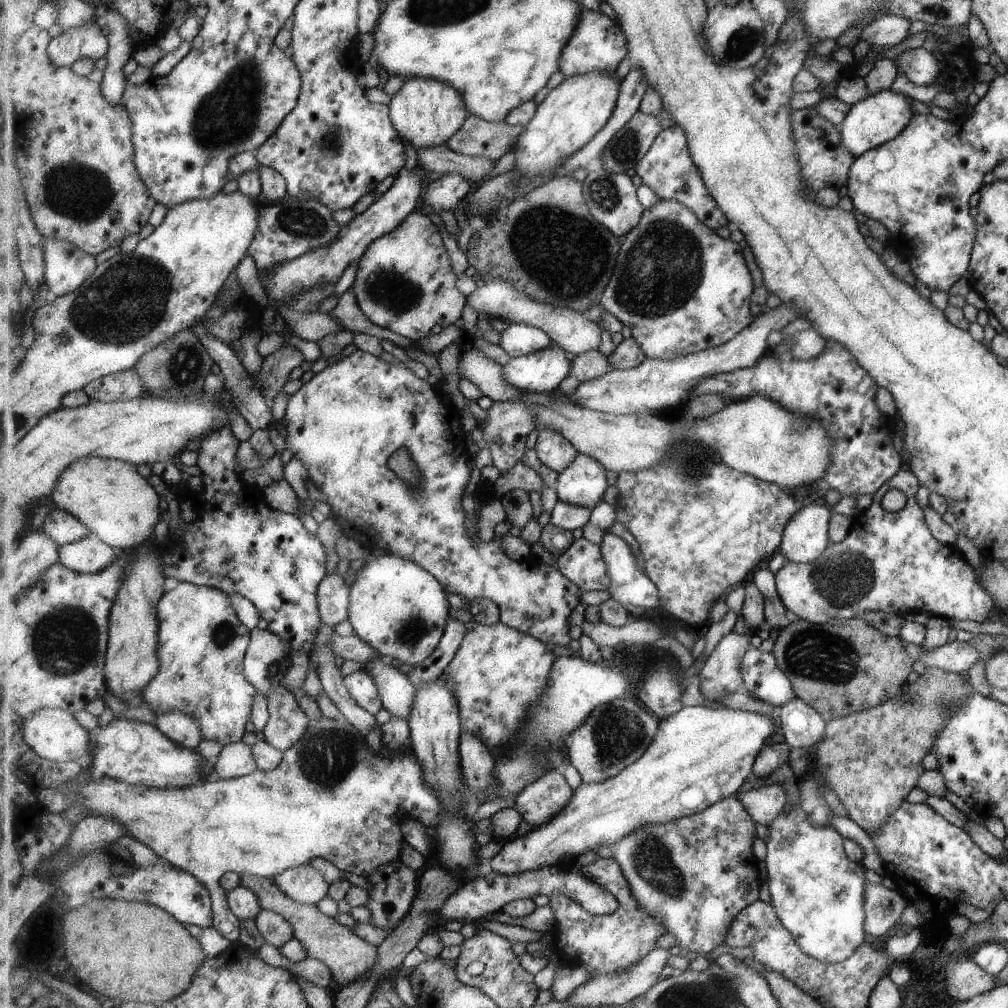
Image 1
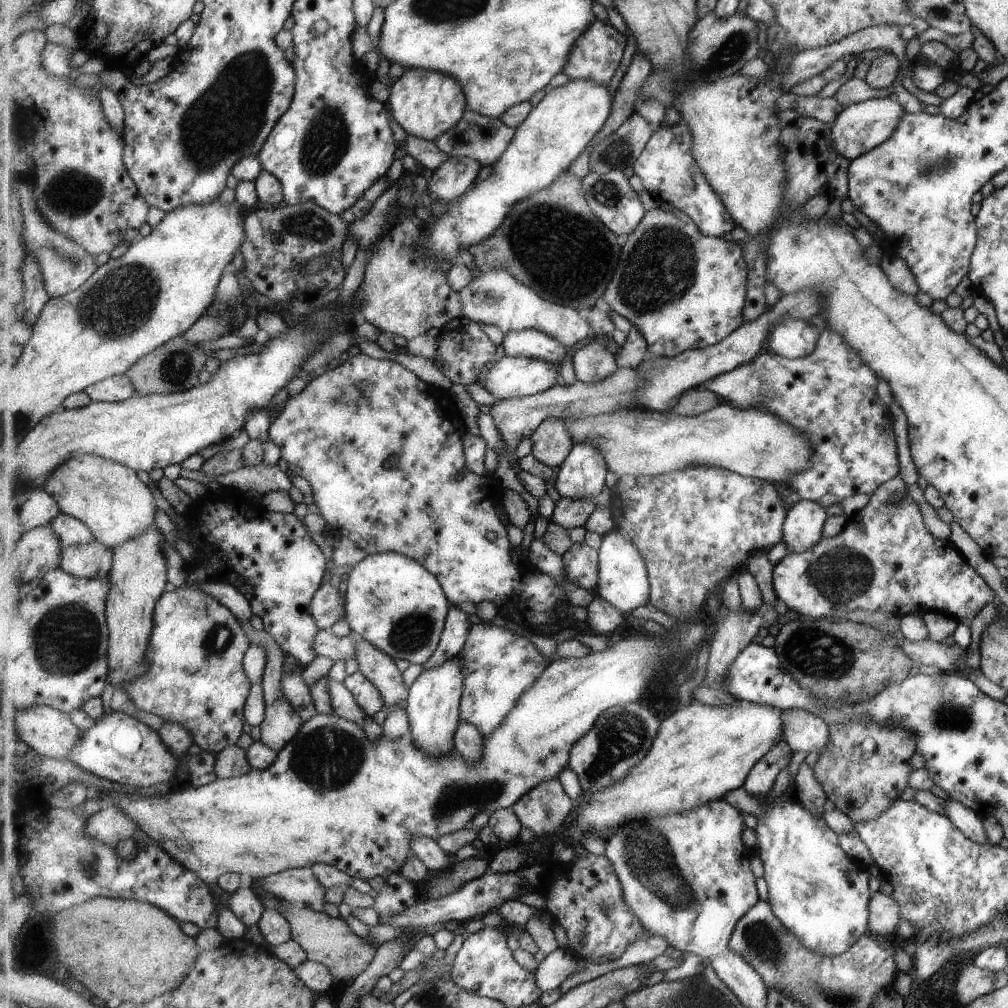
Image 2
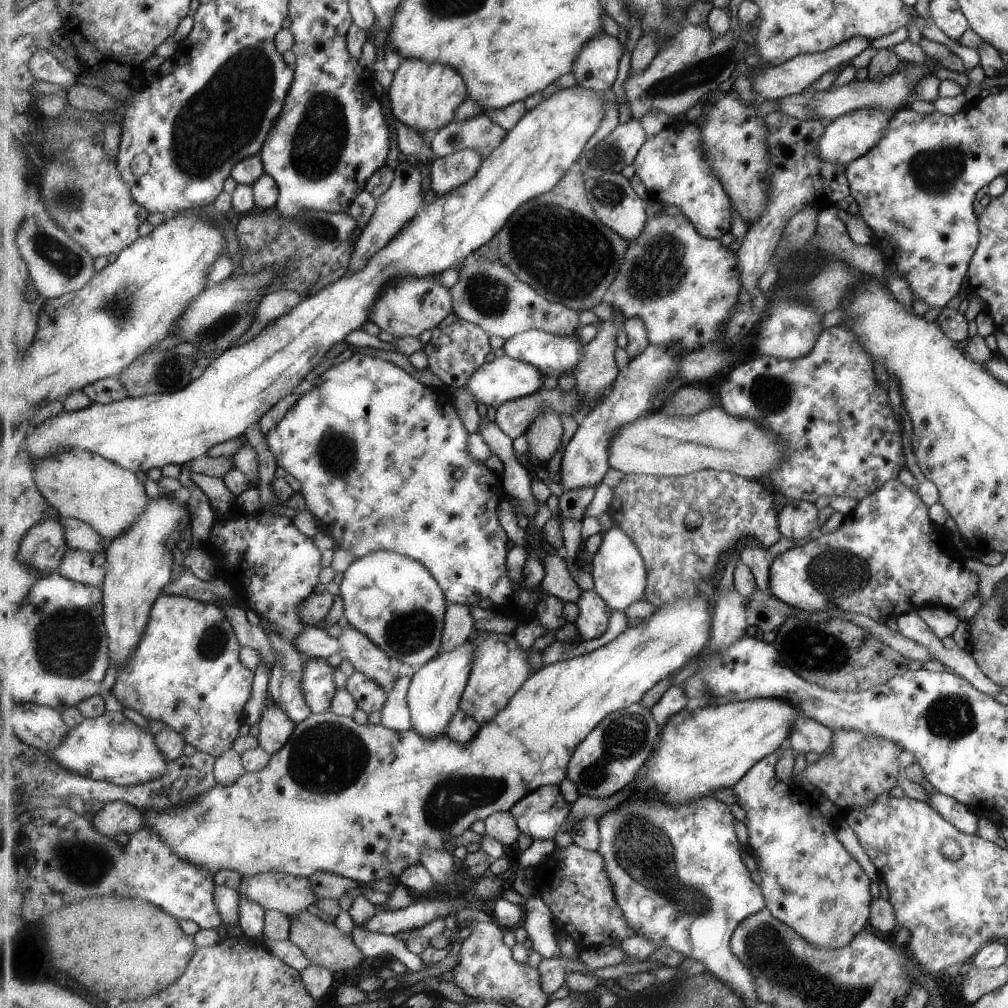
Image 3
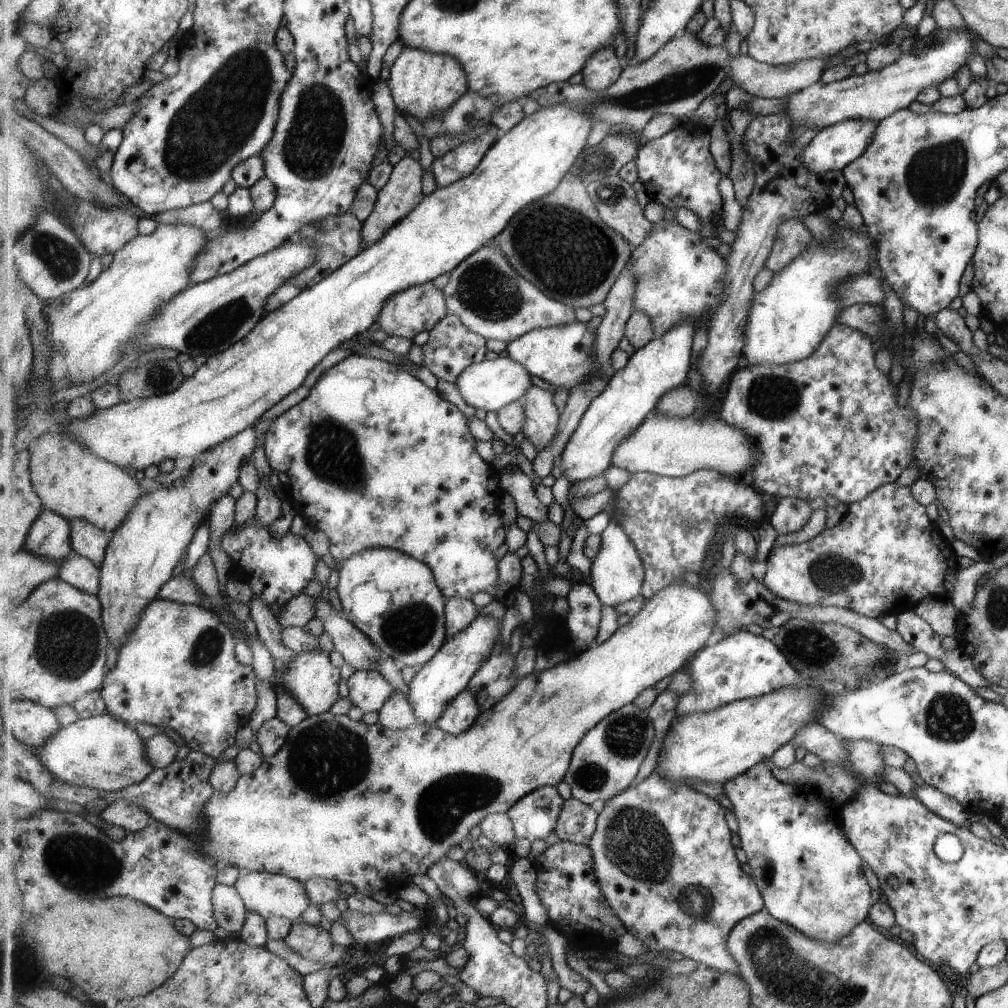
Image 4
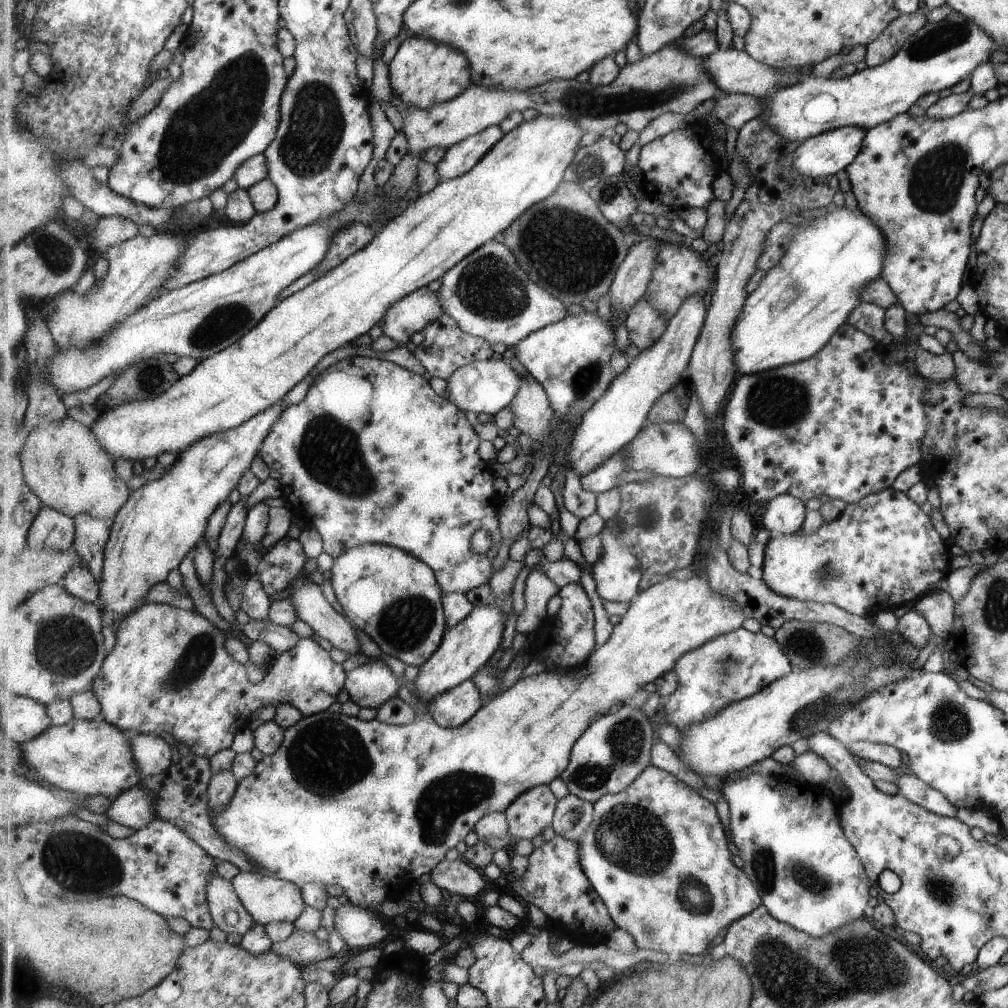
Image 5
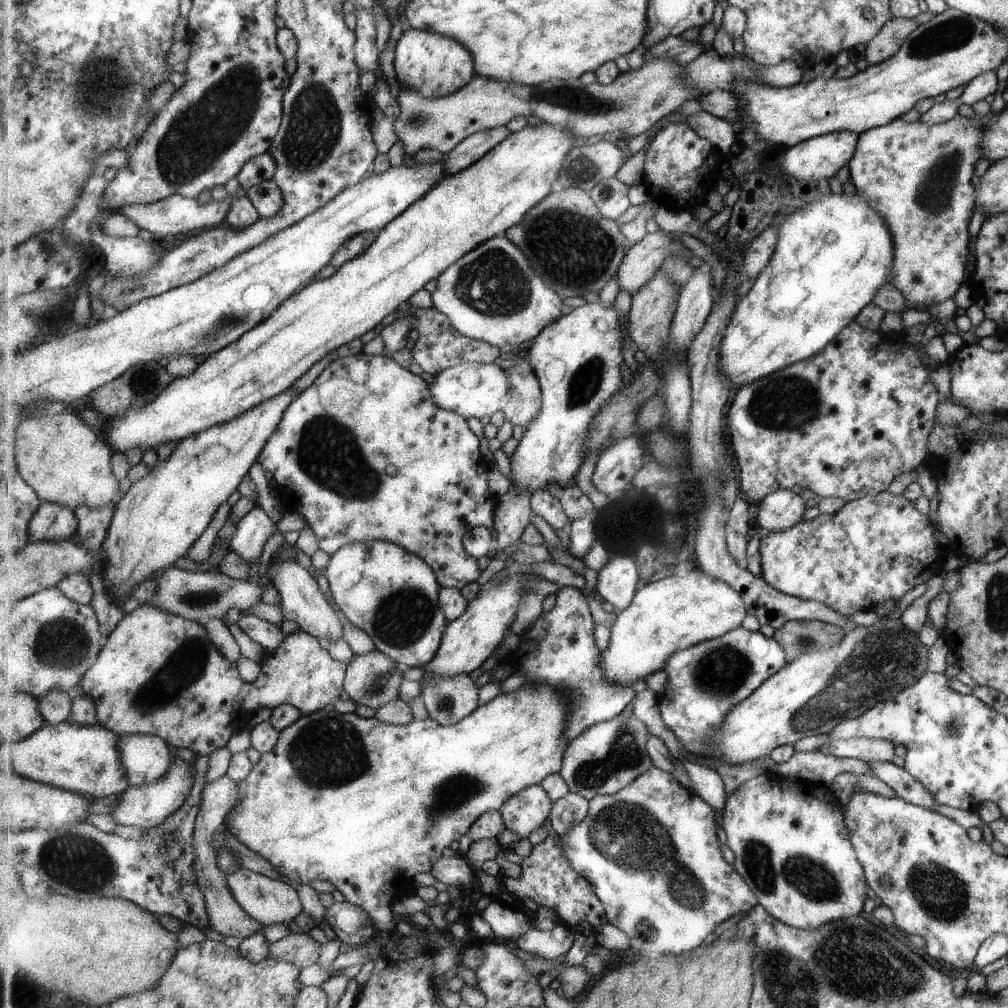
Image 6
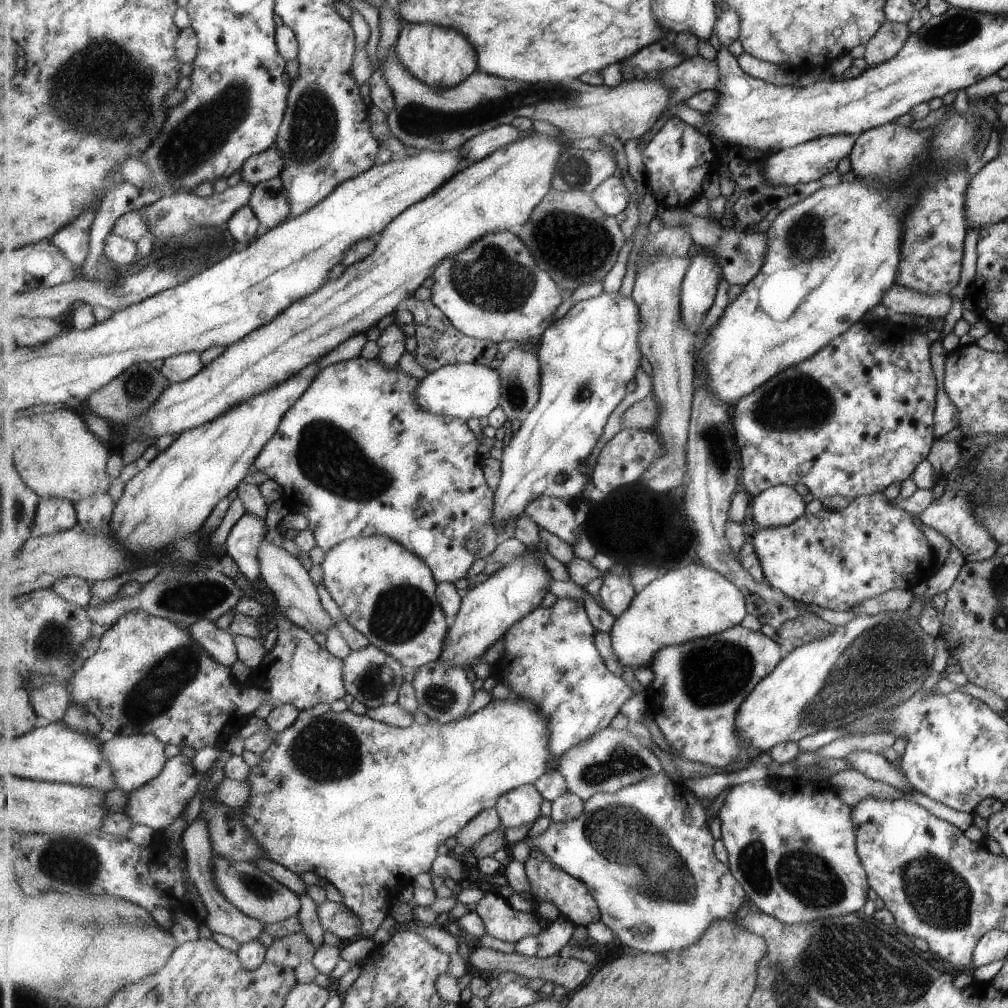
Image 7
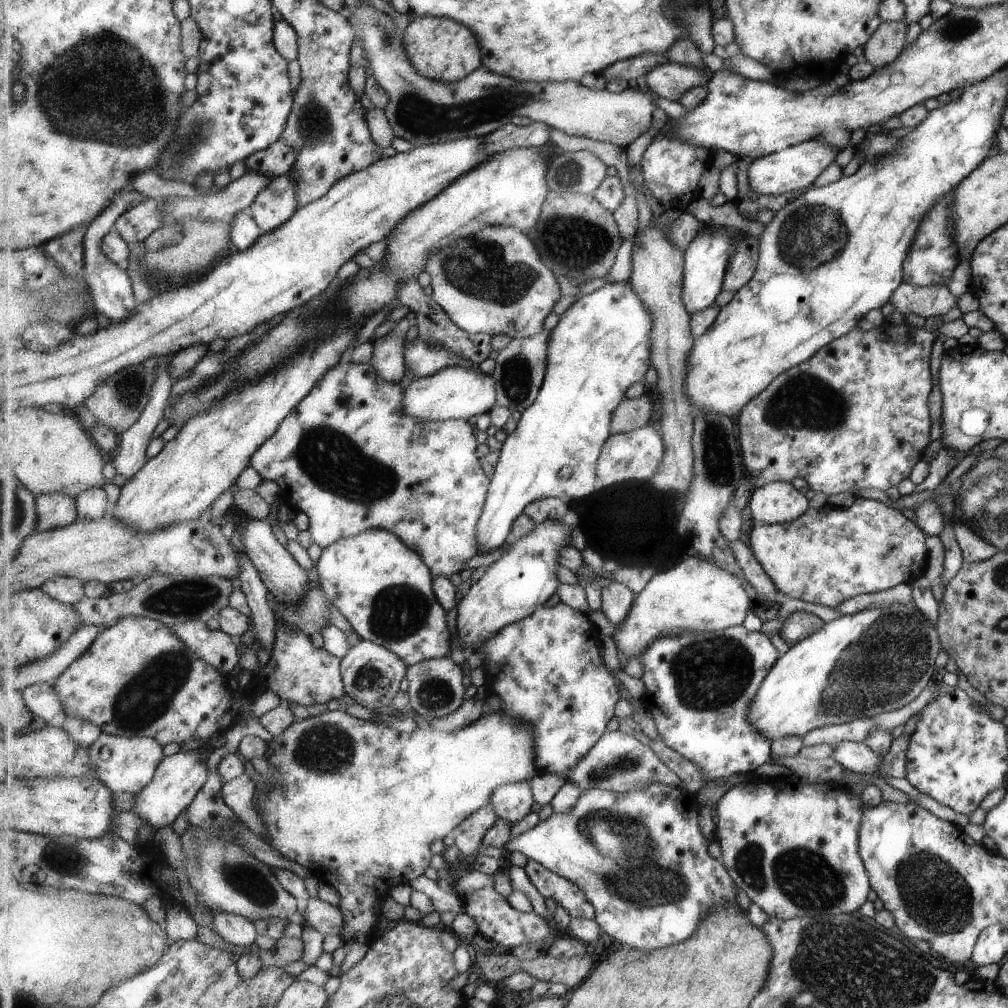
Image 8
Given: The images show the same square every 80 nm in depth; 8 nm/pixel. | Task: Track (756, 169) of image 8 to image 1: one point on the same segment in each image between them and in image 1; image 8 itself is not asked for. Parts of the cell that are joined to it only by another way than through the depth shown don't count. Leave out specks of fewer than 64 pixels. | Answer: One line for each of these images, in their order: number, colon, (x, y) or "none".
1: (875, 119)
2: (859, 127)
3: (845, 139)
4: (834, 147)
5: (821, 155)
6: (820, 157)
7: (815, 159)

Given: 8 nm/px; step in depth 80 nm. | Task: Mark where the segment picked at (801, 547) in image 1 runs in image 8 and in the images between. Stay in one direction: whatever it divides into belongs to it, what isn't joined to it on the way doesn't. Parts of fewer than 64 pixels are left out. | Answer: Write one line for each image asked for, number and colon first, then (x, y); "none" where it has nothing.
2: (802, 530)
3: (797, 518)
4: (791, 513)
5: (785, 514)
6: (783, 509)
7: (781, 505)
8: (780, 502)

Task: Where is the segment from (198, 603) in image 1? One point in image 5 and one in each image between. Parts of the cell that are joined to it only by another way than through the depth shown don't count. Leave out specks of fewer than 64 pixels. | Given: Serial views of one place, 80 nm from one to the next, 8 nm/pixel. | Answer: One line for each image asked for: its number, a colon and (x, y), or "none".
2: (196, 678)
3: (187, 673)
4: (179, 669)
5: (170, 672)

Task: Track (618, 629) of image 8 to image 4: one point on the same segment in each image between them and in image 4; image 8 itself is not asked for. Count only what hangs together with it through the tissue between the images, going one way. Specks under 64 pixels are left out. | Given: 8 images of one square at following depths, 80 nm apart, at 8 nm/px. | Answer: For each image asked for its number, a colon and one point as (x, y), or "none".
4: (371, 805)
5: (396, 798)
6: (673, 614)
7: (690, 602)

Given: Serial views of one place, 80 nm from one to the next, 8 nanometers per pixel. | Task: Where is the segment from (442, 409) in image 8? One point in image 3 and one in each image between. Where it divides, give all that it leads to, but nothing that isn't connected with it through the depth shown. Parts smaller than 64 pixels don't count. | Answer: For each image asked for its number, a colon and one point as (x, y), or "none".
3: (500, 380)
4: (498, 381)
5: (487, 386)
6: (474, 389)
7: (466, 390)

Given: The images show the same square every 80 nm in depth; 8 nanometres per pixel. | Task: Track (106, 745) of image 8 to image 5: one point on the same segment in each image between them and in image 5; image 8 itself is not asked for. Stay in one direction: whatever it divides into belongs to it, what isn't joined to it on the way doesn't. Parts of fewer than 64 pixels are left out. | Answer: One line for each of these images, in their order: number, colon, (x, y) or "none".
5: (153, 755)
6: (147, 758)
7: (137, 759)

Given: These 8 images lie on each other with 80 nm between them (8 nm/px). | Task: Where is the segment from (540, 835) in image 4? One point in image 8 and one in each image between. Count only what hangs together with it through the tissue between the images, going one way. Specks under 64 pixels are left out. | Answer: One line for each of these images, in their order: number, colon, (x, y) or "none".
5: (529, 815)
6: (531, 807)
7: (521, 806)
8: (513, 802)

